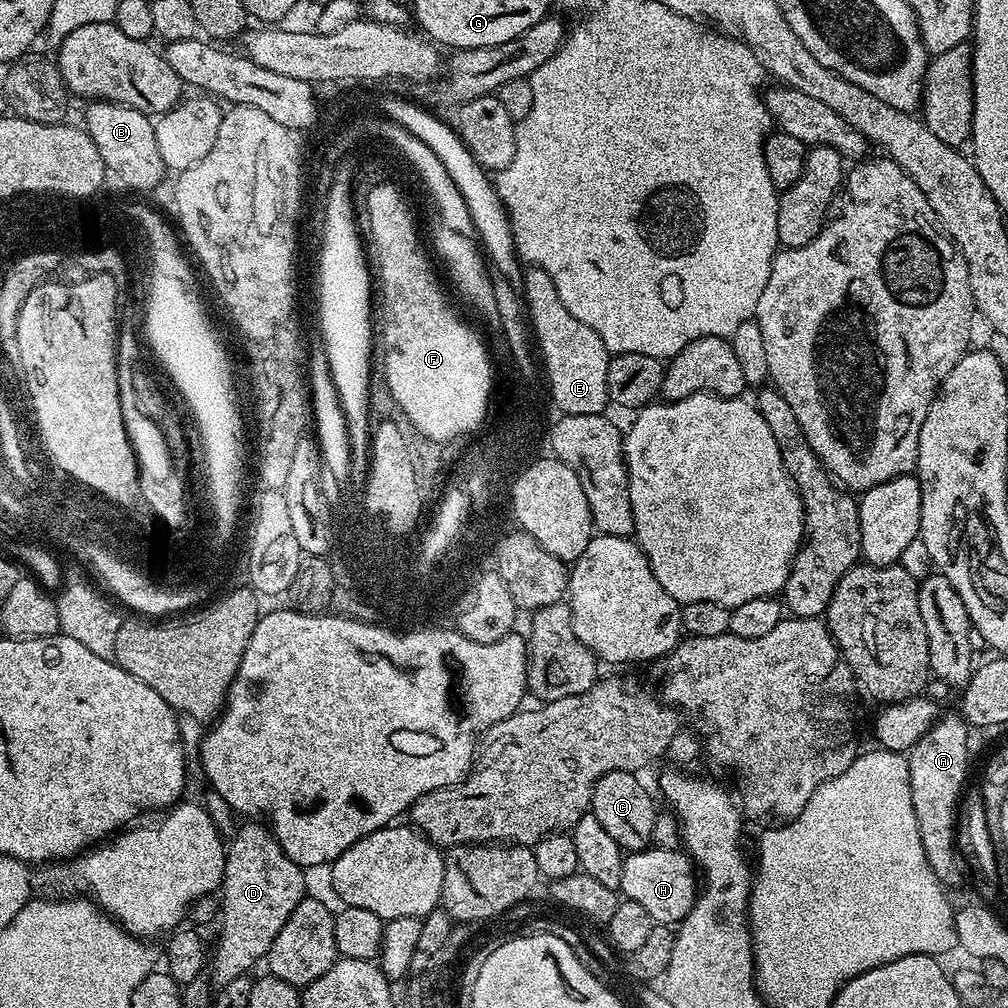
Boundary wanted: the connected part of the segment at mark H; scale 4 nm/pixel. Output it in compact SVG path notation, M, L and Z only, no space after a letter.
M649 846L642 852L625 855L619 891L623 899L643 906L657 925L676 926L694 906L698 895L698 872L687 851Z

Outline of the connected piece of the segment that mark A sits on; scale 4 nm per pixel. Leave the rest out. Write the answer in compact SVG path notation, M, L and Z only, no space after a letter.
M941 715L925 736L907 753L910 774L910 790L914 798L914 814L918 818L918 830L922 834L922 850L926 850L926 862L942 882L949 882L956 876L957 817L961 806L962 793L965 791L964 779L968 776L968 732L969 725L959 715Z

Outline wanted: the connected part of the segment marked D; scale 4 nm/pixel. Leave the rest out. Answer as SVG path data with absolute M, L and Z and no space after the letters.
M248 820L239 828L225 851L220 887L220 936L208 966L208 981L213 989L249 973L249 969L267 955L278 931L307 897L305 876L302 867L282 850L269 825Z

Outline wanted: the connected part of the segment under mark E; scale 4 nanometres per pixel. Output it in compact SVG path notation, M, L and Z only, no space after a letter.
M525 267L522 282L523 307L530 325L543 340L556 400L559 400L560 407L570 412L595 412L604 404L604 374L610 359L608 347L602 338L598 338L598 334L594 334L594 330L590 330L590 326L586 326L586 322L578 322L578 318L562 306L562 298L558 298L558 290L546 270Z

